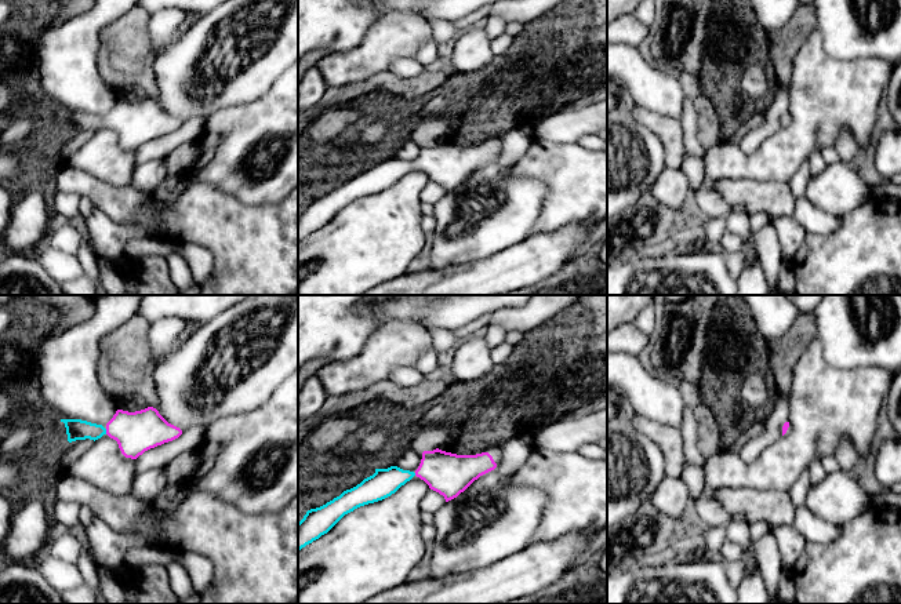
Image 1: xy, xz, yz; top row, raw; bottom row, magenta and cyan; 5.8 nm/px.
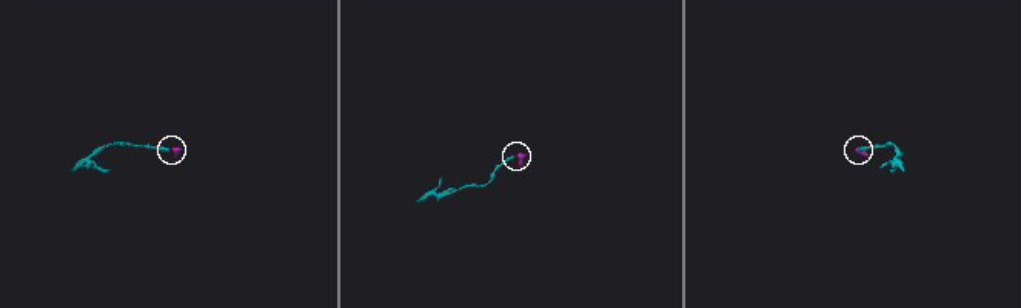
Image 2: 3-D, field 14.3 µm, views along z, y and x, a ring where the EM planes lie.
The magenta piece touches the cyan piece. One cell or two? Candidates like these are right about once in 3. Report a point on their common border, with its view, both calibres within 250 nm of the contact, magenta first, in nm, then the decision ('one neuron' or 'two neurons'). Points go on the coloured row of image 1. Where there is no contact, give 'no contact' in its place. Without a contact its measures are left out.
meets magenta in xy at (106, 432); 240 nm thick on the magenta side, 130 nm on the other; one neuron

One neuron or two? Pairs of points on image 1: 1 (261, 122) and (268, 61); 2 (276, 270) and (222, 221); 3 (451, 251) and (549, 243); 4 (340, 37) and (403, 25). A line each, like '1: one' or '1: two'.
1: two
2: one
3: two
4: two

